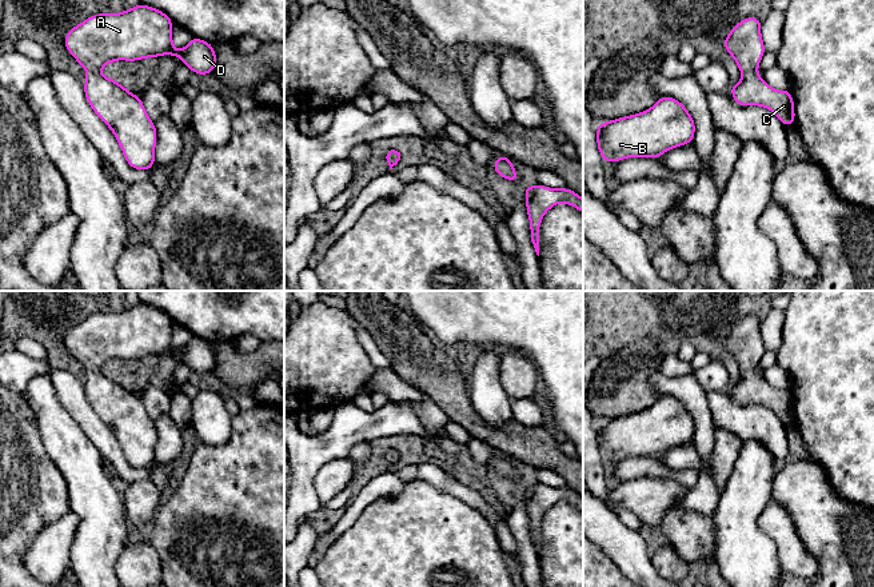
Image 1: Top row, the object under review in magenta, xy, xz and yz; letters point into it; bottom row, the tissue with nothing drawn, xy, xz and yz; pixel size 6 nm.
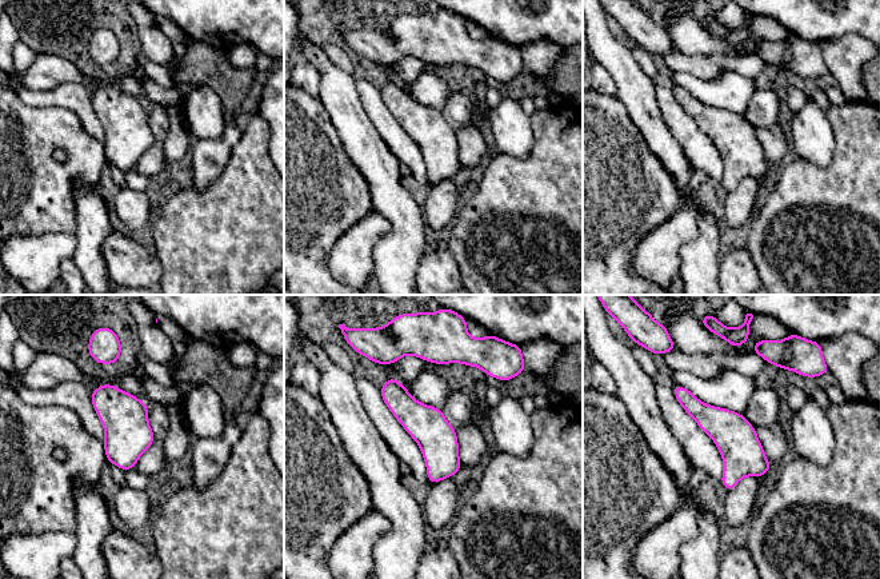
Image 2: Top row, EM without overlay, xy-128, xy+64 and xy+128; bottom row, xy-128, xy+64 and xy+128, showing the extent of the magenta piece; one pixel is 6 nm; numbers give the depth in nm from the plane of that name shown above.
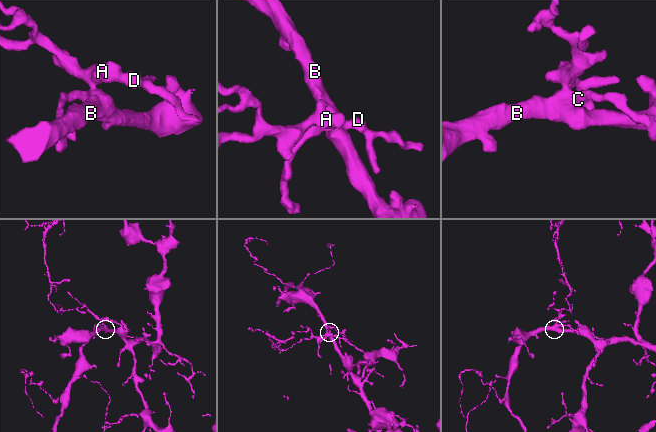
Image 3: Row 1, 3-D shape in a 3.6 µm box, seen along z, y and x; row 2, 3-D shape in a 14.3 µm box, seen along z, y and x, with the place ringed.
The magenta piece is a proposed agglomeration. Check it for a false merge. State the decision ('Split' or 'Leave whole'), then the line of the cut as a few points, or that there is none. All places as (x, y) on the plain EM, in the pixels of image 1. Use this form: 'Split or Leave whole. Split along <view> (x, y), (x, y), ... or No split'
Leave whole. No split

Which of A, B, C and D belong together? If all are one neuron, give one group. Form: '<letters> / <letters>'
A B C D

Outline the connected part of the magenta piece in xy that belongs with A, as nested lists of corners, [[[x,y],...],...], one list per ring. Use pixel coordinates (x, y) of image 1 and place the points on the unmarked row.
[[[140,302],[121,312],[96,312],[72,326],[64,335],[65,347],[88,371],[84,380],[88,403],[113,431],[127,462],[133,468],[149,470],[155,464],[156,426],[148,416],[143,399],[112,376],[104,376],[100,368],[116,359],[136,360],[171,354],[173,356],[179,355],[193,372],[211,374],[217,363],[213,344],[192,335],[191,340],[177,351],[172,342],[172,324],[173,322],[168,314]]]

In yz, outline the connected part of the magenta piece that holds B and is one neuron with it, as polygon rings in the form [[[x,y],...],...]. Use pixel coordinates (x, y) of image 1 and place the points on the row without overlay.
[[[661,395],[647,410],[596,424],[598,450],[606,462],[627,456],[658,458],[666,450],[694,440],[695,422],[686,406],[671,395]]]

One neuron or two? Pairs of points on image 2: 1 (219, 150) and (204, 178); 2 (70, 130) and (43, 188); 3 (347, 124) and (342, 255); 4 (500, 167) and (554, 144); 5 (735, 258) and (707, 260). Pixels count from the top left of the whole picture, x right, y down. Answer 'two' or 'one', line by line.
1: one
2: one
3: two
4: one
5: two

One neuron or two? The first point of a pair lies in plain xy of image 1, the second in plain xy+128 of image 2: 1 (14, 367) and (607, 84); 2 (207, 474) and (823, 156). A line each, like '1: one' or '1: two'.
1: one
2: two

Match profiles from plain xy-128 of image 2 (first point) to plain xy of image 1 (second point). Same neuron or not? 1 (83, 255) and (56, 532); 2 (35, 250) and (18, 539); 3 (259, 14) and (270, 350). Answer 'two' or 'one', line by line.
1: two
2: two
3: two

